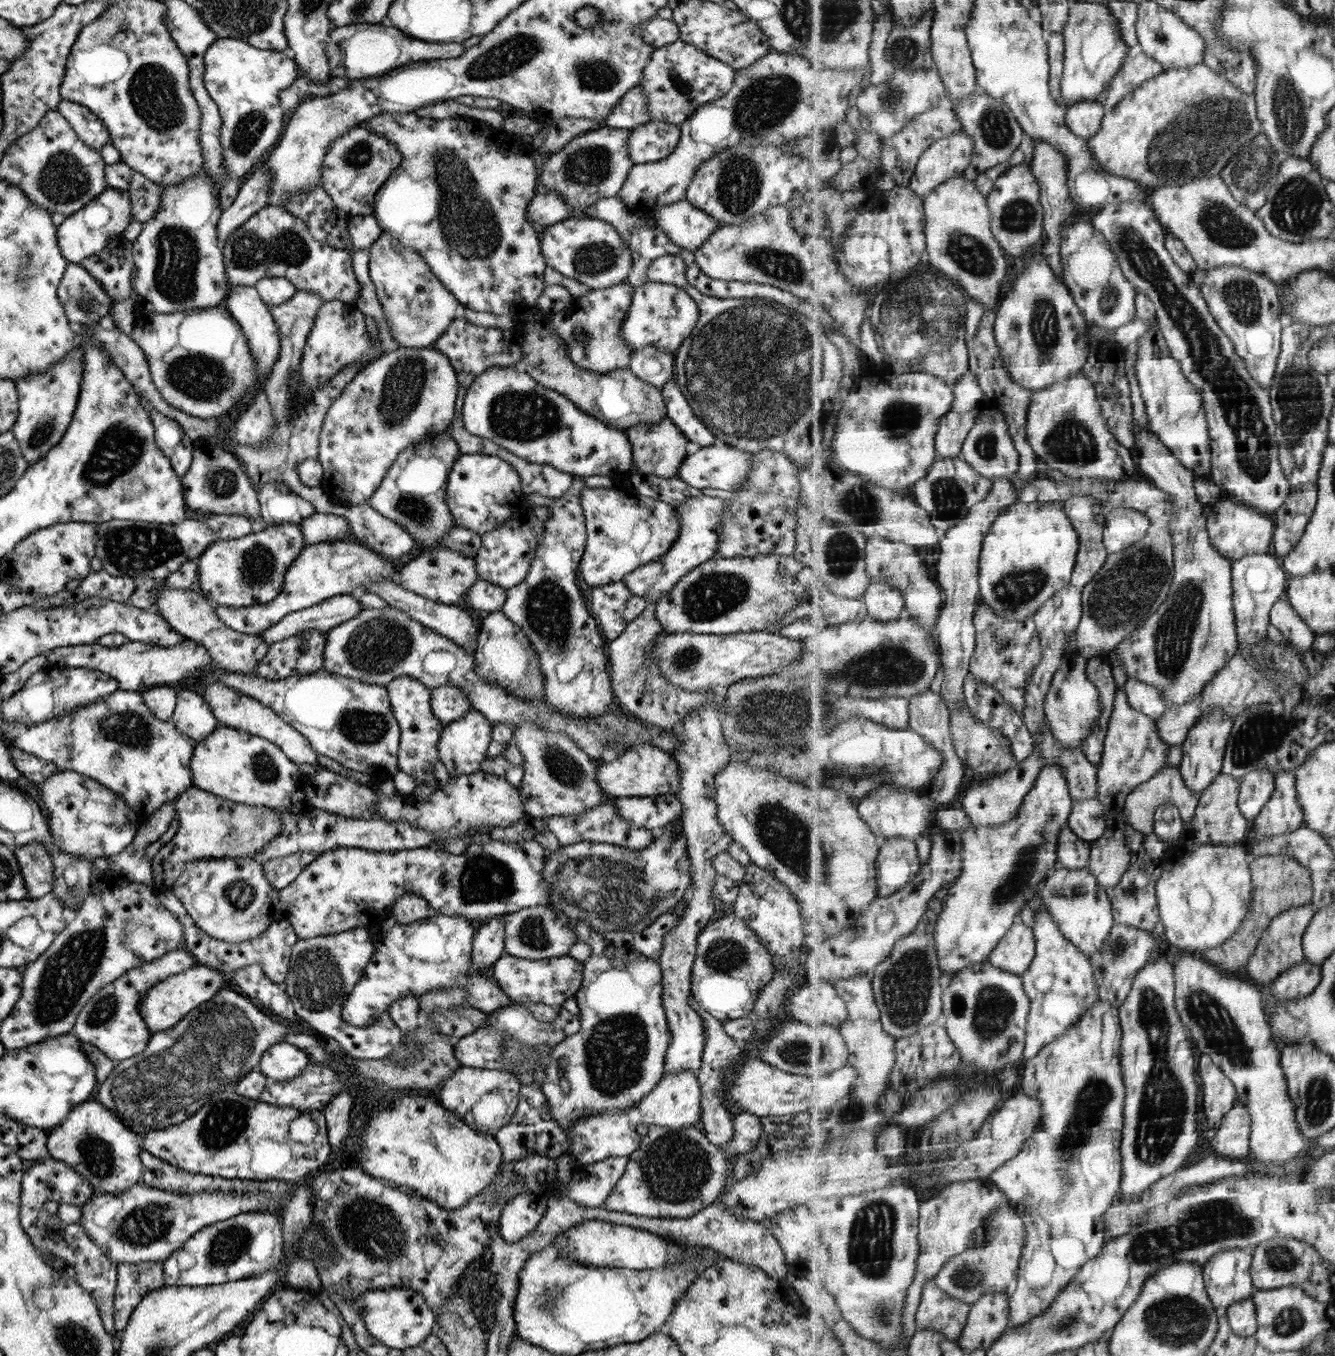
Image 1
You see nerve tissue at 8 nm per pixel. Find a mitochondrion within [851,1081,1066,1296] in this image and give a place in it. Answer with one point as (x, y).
(963, 1277)

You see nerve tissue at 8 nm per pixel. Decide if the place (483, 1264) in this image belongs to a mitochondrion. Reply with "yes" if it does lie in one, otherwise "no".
no

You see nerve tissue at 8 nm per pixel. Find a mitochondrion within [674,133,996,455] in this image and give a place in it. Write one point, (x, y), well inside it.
(748, 373)

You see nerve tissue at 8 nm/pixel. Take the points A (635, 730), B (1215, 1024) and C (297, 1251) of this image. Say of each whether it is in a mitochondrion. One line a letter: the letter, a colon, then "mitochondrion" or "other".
A: other
B: mitochondrion
C: other

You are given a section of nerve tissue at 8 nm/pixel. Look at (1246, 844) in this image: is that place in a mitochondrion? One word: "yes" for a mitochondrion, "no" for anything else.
no

